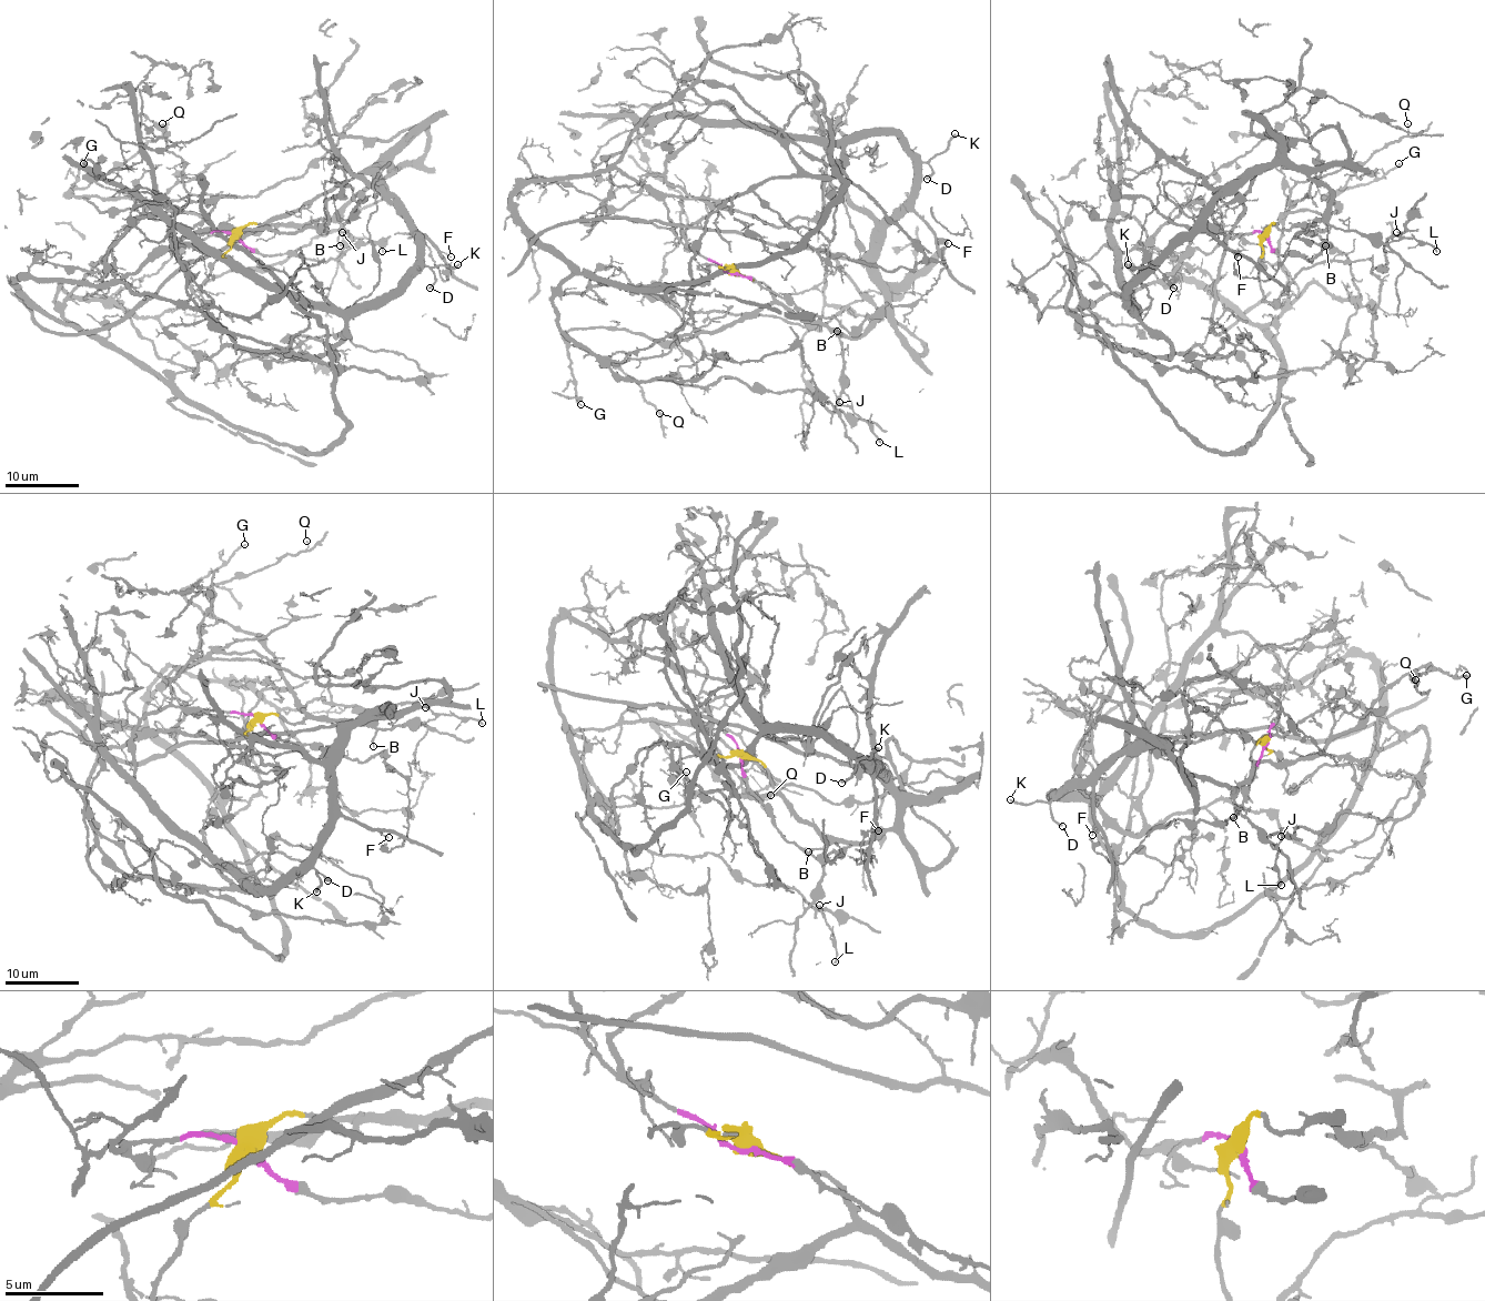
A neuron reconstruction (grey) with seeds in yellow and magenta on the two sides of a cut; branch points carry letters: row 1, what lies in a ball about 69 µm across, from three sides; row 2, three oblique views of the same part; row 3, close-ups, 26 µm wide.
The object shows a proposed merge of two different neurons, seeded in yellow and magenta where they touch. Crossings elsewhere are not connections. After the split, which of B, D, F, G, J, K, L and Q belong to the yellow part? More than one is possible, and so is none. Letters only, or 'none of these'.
B, D, F, G, J, K, L, Q

